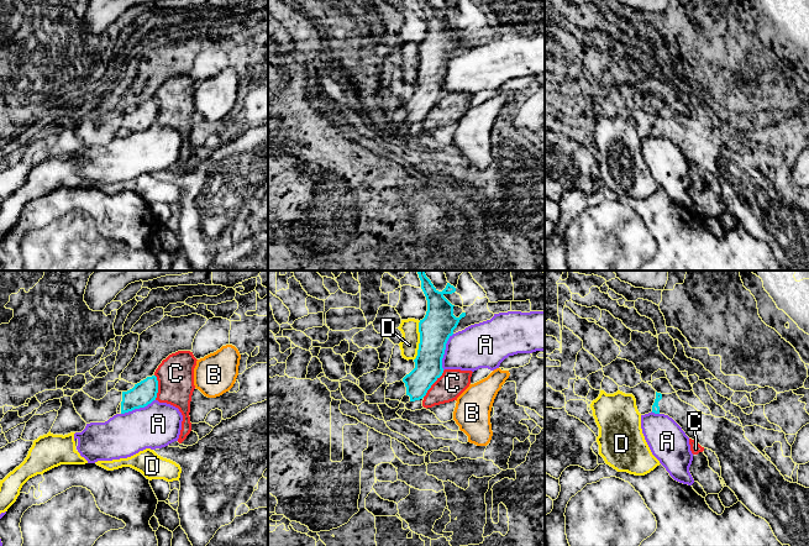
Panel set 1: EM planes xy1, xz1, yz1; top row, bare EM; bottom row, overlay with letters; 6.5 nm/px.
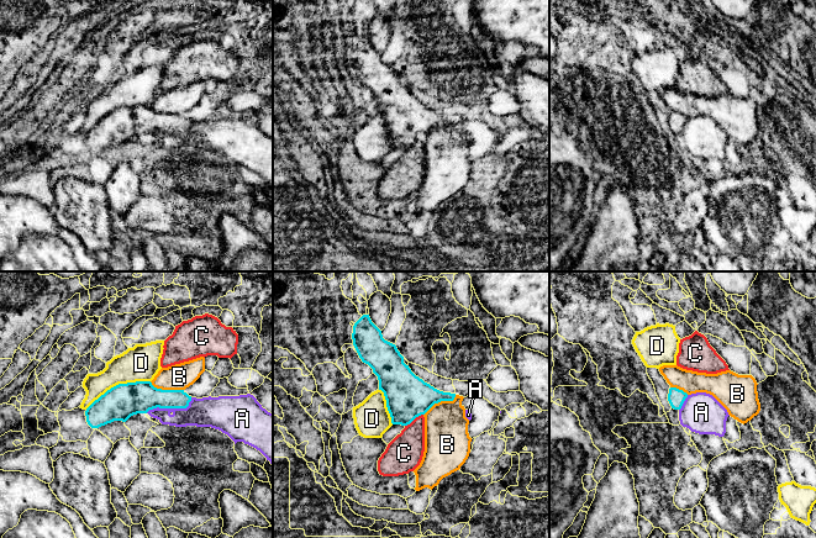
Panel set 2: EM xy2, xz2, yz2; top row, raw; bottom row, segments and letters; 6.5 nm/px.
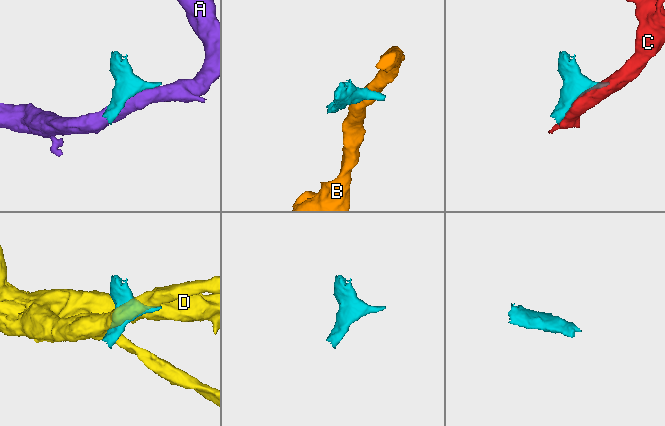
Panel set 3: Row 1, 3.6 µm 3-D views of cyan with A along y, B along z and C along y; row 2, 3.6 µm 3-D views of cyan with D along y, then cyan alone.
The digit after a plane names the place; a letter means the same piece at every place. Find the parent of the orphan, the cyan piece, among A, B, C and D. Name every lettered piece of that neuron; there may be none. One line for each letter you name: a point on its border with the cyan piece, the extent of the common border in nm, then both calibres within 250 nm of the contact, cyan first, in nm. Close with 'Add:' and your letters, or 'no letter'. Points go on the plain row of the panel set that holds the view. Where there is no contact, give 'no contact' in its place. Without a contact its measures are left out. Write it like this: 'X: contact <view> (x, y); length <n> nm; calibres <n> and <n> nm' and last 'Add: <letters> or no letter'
Add: no letter

